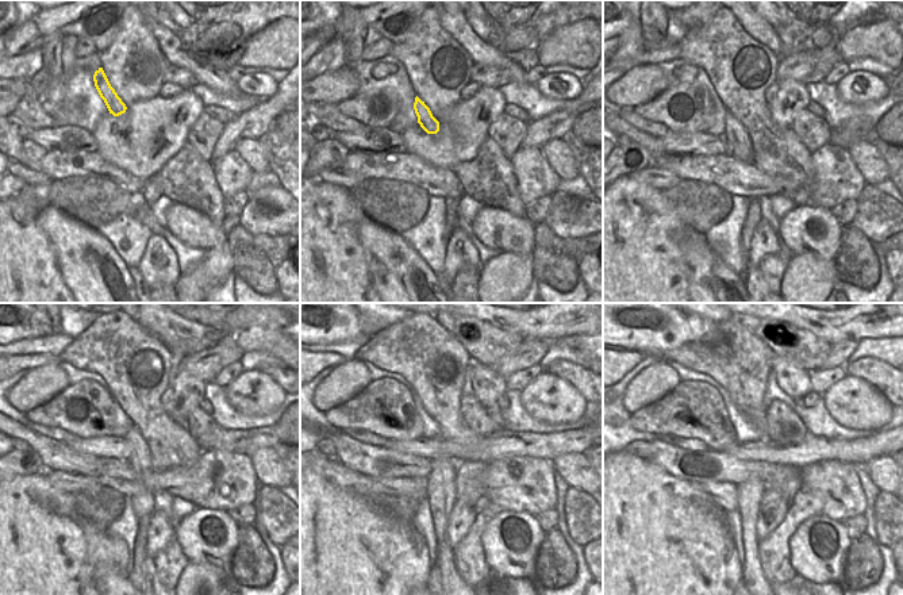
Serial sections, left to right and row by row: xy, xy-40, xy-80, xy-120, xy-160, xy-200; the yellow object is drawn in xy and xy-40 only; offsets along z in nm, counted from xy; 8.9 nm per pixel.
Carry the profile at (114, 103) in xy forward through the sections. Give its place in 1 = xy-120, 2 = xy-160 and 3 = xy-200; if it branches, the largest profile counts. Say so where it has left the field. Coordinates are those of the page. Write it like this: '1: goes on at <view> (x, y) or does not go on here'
1: goes on at xy-120 (139, 452)
2: goes on at xy-160 (442, 490)
3: goes on at xy-200 (749, 492)

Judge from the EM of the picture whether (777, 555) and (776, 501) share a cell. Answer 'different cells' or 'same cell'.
different cells

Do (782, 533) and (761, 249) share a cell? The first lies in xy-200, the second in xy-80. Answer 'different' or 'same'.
different

